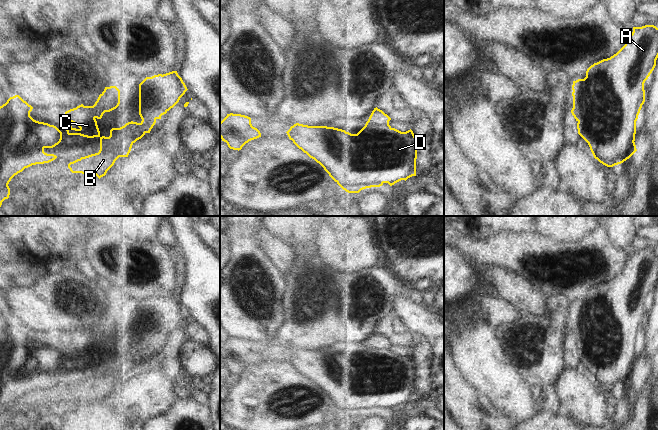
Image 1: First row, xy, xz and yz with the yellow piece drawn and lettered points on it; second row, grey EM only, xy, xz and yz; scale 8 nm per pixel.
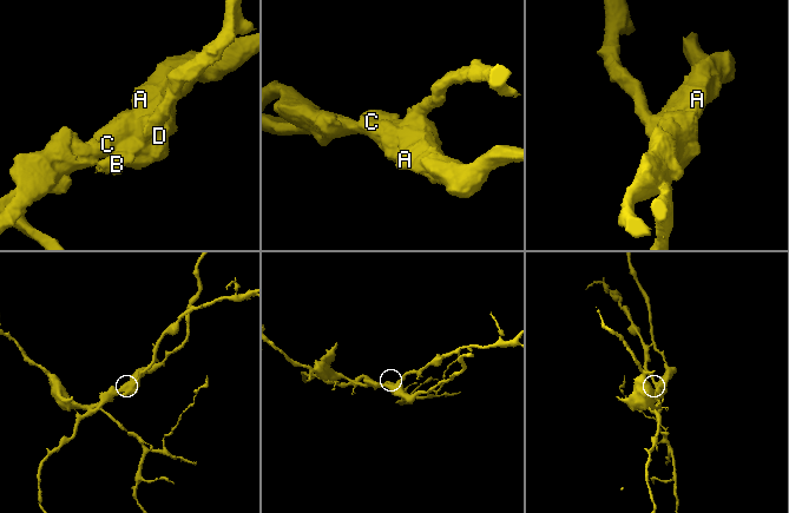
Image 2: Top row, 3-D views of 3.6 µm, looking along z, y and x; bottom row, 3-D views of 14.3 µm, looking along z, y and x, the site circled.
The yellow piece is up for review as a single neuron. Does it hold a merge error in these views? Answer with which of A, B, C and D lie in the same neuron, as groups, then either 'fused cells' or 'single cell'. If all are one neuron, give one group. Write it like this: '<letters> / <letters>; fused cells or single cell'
A C D / B; fused cells

